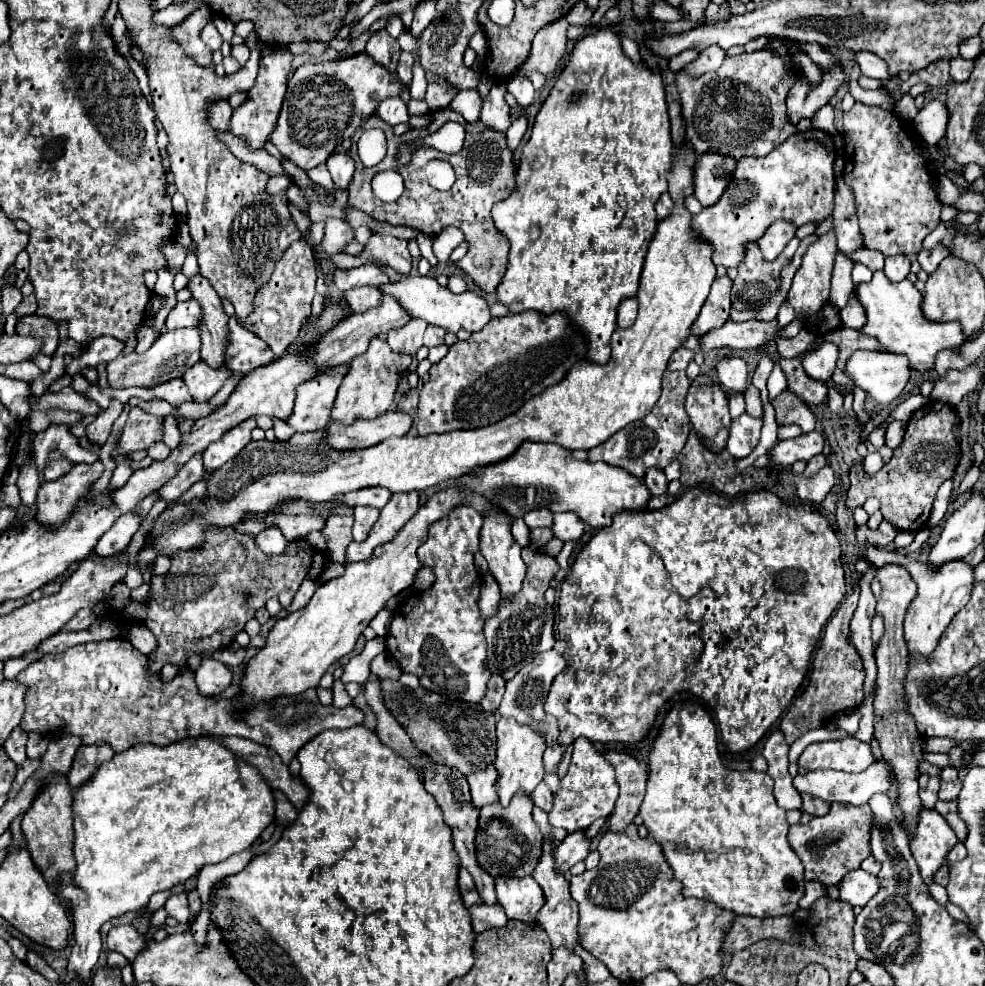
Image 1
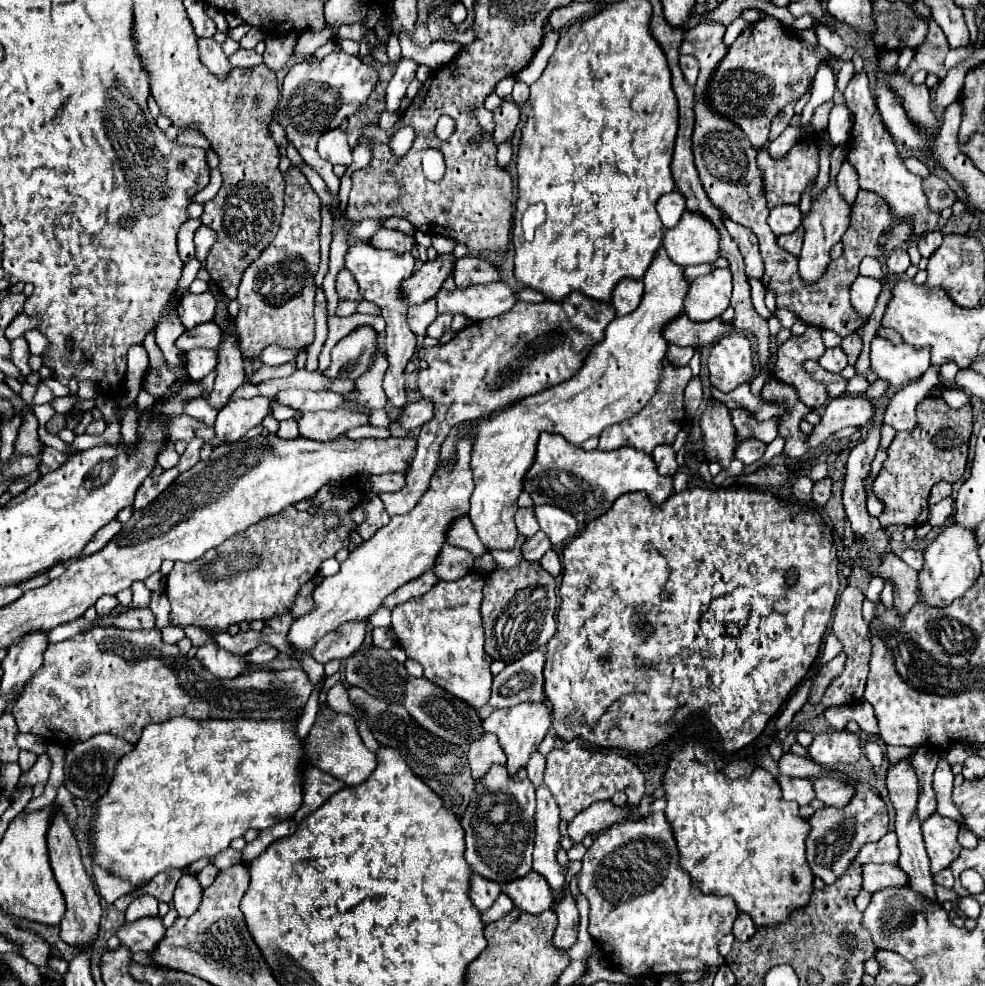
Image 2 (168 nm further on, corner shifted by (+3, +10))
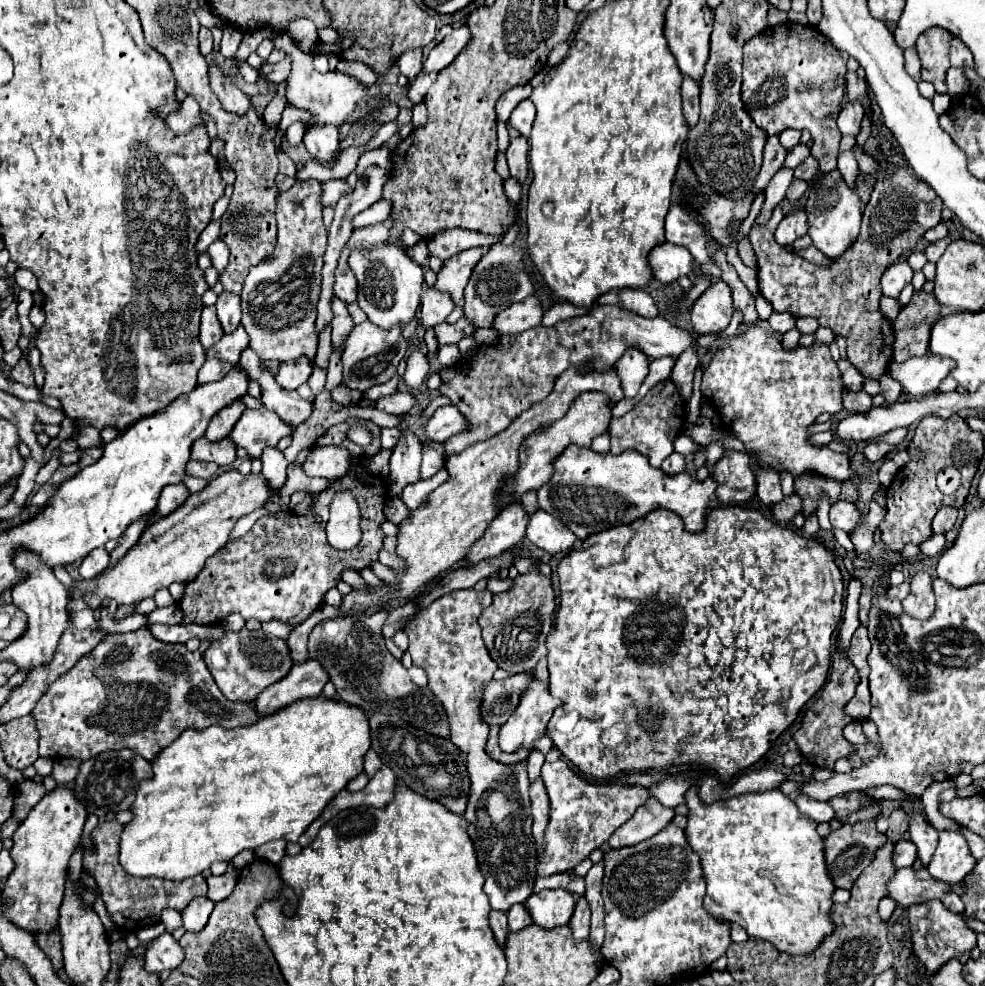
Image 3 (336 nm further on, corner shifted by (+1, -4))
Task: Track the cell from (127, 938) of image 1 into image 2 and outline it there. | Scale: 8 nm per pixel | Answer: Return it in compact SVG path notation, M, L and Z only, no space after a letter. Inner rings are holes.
M139 918L135 922L125 922L117 930L117 938L121 940L121 946L129 948L131 952L149 952L153 950L159 940L163 938L165 928L161 924L161 918Z

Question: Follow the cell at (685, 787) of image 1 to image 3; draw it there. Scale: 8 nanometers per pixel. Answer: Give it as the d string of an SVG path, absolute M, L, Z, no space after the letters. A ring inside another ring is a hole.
M693 786L685 798L689 806L685 834L691 848L701 858L703 876L707 882L705 908L715 916L741 924L749 938L769 940L779 952L791 956L807 956L809 952L815 952L819 944L835 930L835 922L831 920L831 896L835 892L835 884L831 884L831 876L827 876L823 838L817 834L817 824L807 820L807 816L801 816L795 802L781 790L743 794L741 800L717 800L707 806L697 796L697 788Z

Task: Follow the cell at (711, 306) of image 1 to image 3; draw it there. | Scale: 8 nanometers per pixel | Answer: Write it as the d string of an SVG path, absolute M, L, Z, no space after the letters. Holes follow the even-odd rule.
M717 280L711 284L691 308L691 322L699 334L717 334L727 328L733 314L731 288Z

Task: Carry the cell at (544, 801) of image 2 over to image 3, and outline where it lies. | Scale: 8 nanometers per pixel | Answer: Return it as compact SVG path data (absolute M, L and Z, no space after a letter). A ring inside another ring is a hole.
M541 778L531 782L531 816L537 848L543 848L543 830L549 820L549 796L545 792L545 784Z

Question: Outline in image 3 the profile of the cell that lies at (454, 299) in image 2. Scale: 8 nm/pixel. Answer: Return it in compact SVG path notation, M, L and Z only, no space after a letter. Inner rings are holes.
M529 296L523 302L517 302L497 314L493 328L503 332L503 334L521 334L529 328L535 328L541 324L543 318L543 308L537 296Z

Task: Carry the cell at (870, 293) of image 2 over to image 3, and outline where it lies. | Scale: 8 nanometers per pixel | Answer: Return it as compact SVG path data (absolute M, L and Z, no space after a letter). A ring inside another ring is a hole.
M883 296L881 298L881 312L889 318L889 320L895 320L895 316L899 314L899 310L901 310L901 302L897 300L897 298L887 298L887 296Z

